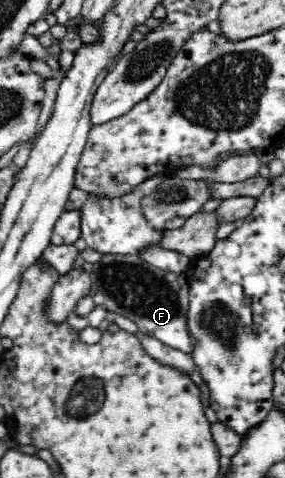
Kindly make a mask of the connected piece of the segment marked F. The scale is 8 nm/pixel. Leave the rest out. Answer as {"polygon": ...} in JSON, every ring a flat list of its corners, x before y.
{"polygon":[[106,253,100,257,100,261,93,264,90,273,90,293,78,300,73,313,87,317,88,313,96,305,104,305,107,311,120,313,136,323,138,329,144,334,154,337,170,347,190,353,193,339,190,330,186,326,186,311,189,303,189,290,187,289,186,275,184,272,170,273,142,260,136,255,122,255,120,253]]}

